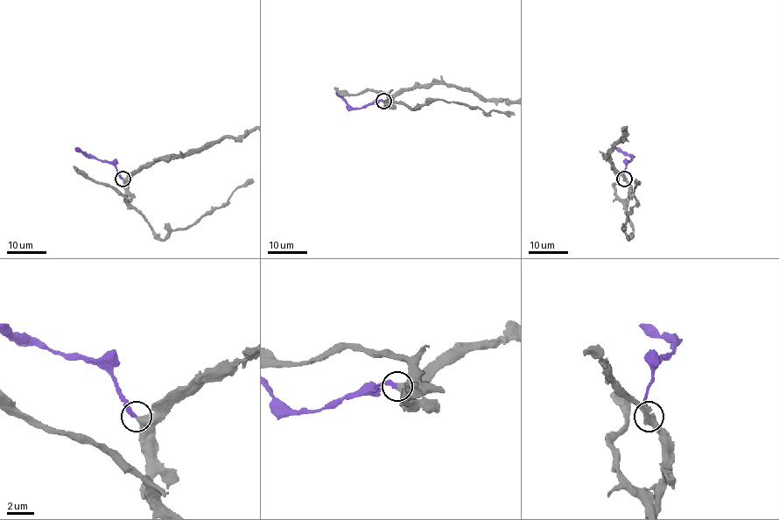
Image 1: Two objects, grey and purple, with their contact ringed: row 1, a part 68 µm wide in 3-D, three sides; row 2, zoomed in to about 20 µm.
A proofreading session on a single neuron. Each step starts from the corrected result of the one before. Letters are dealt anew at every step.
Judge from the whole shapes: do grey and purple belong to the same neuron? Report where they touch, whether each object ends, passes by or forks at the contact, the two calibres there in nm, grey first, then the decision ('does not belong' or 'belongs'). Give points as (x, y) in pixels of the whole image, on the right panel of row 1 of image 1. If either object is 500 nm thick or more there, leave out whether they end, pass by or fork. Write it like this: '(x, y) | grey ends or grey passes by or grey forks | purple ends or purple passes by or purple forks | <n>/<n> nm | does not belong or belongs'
(624, 179) | 600/280 nm | belongs

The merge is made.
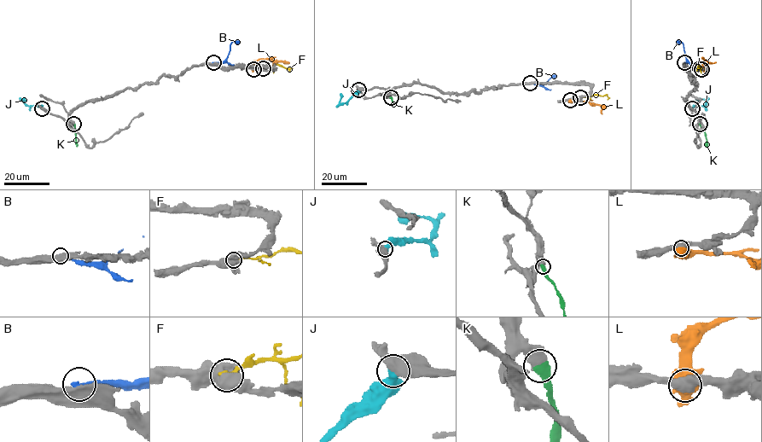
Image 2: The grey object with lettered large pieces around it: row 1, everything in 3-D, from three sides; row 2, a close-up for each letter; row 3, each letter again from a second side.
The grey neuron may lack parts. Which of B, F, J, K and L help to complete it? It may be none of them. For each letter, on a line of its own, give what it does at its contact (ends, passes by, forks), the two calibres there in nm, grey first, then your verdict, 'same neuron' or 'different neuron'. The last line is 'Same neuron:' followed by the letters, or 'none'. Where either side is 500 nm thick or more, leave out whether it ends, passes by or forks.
B: 750/240 nm | different neuron
F: 600/300 nm | different neuron
J: 600/550 nm | same neuron
K: 650/550 nm | same neuron
L: 550/550 nm | different neuron
Same neuron: J, K

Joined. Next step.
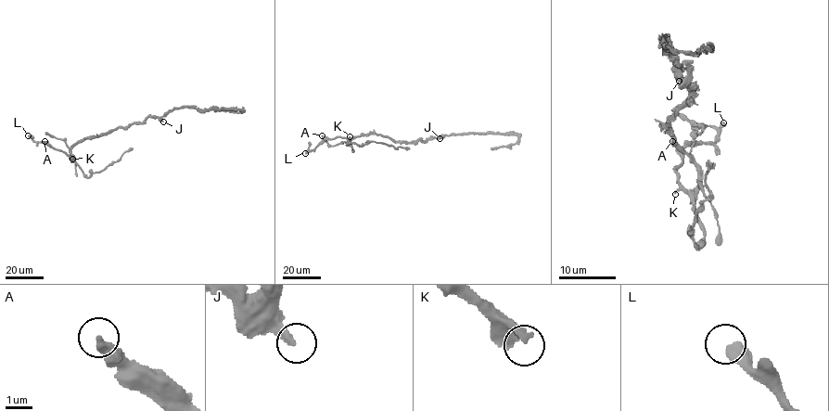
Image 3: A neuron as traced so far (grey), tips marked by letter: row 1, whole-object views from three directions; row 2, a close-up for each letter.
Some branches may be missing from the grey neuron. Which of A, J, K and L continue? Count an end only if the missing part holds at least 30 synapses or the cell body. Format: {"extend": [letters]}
{"extend": ["K"]}

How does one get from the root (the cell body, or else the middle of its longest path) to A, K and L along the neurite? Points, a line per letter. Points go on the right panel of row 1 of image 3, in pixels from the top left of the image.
A: (689, 97), (667, 126), (696, 167), (692, 189), (681, 188), (675, 171), (682, 151), (672, 141)
K: (689, 97), (667, 122), (667, 126), (673, 141), (695, 163), (697, 186), (692, 189), (678, 189), (675, 194)
L: (689, 97), (667, 122), (697, 173), (697, 186), (682, 189), (675, 171), (682, 151), (712, 144), (723, 122)

